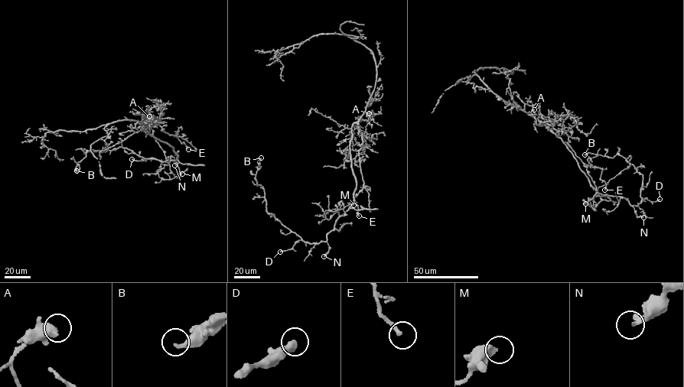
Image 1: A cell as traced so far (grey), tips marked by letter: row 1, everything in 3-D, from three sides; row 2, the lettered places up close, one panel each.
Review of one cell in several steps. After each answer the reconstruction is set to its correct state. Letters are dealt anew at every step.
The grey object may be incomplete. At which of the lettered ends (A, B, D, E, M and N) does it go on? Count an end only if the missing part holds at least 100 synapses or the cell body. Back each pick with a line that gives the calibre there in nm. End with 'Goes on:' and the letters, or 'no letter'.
Goes on: no letter

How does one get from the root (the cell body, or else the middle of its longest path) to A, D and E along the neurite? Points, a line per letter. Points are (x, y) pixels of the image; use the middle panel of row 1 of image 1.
A: (350, 147), (352, 125), (365, 111), (367, 114), (370, 112), (369, 113)
D: (350, 147), (356, 183), (352, 205), (337, 219), (325, 242), (311, 243), (299, 240), (291, 248), (280, 252)
E: (350, 147), (352, 125), (356, 123), (363, 140), (358, 154), (363, 189), (353, 200), (359, 216)

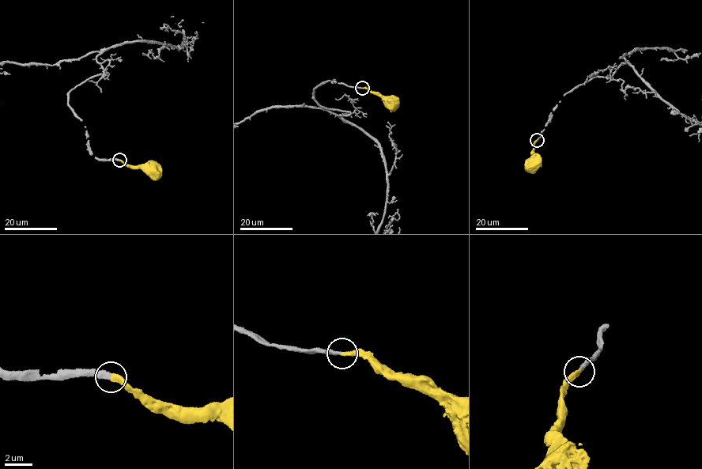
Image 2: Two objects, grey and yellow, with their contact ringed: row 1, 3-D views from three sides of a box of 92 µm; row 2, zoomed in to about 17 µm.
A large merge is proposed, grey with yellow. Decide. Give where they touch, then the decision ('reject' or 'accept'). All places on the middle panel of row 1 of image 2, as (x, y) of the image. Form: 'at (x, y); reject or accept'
at (362, 88); accept

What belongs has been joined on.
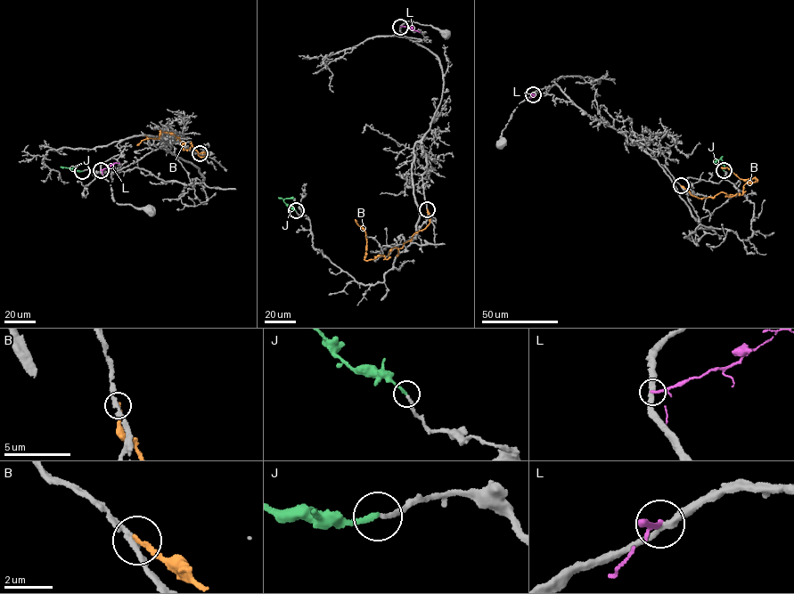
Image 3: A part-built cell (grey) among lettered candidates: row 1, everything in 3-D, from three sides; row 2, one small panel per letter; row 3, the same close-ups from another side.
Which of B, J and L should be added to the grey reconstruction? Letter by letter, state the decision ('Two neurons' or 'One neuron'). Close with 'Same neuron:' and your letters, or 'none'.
B: Two neurons
J: One neuron
L: Two neurons
Same neuron: J

